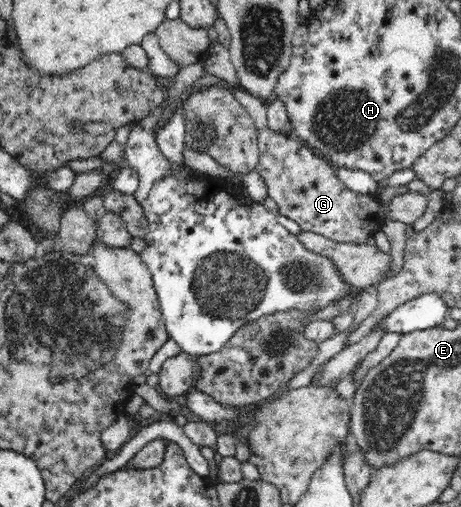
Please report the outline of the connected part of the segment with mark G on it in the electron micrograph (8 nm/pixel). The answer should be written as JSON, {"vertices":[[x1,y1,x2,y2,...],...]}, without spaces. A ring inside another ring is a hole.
{"vertices":[[268,127,258,131,257,173,267,186,267,197,277,206,277,212,292,219,301,232,309,231,339,243,373,244,375,233,382,231,386,221,409,225,424,214,428,197,415,191,397,194,389,203,380,202,377,194,351,191,336,174,336,167,303,141]]}

